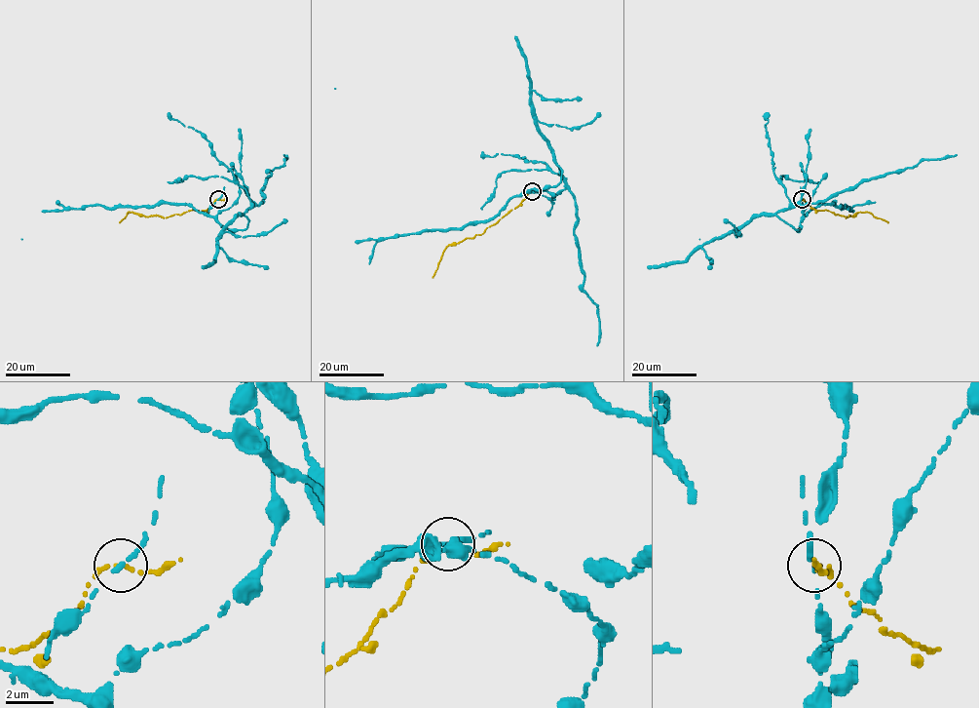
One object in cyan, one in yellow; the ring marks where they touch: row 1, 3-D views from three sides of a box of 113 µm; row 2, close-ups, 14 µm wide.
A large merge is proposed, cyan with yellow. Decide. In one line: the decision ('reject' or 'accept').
reject

